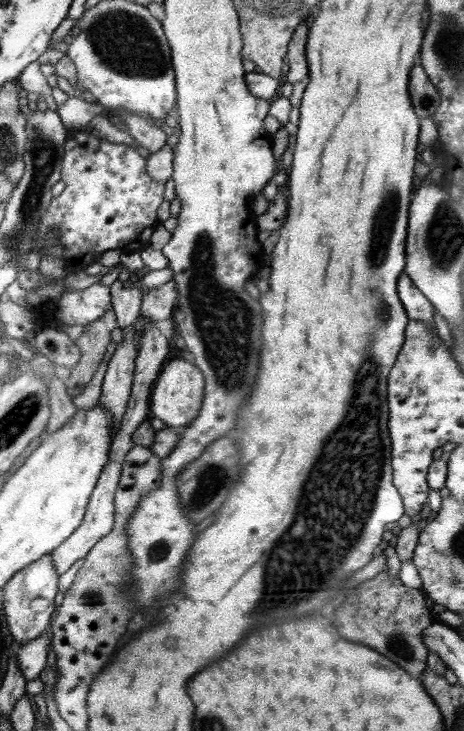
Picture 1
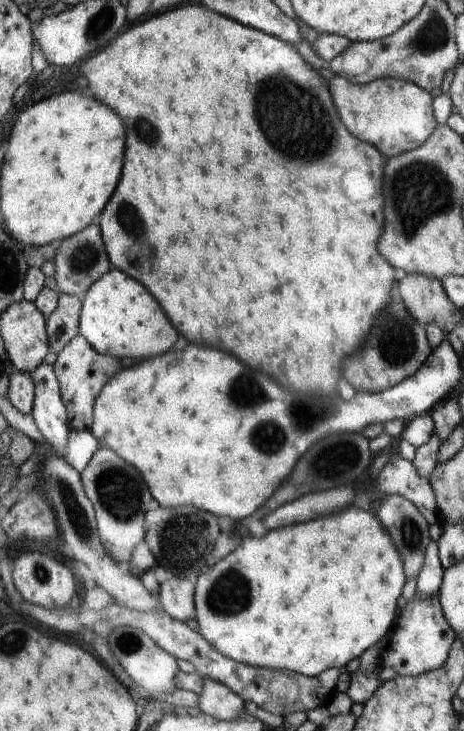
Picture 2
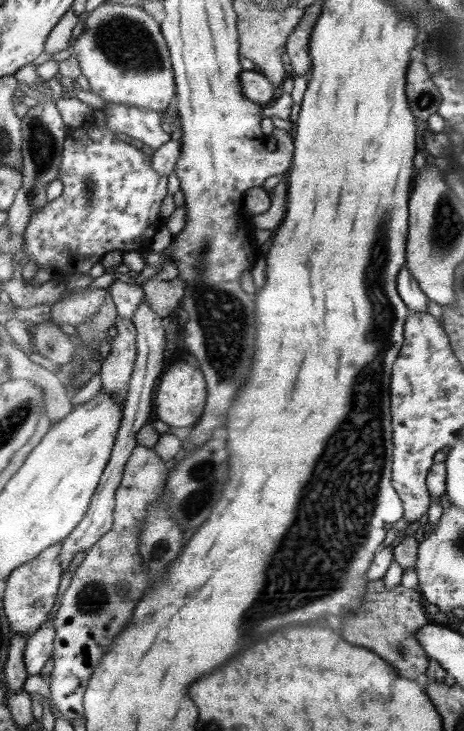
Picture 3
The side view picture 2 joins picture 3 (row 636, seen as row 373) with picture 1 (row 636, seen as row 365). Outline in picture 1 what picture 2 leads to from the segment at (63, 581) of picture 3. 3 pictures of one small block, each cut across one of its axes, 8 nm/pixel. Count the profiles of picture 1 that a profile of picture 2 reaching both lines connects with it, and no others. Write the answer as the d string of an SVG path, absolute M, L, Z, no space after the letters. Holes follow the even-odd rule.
M50 626L42 636L38 636L36 640L30 640L26 644L21 644L16 651L16 662L18 662L18 668L20 668L22 676L26 678L26 682L36 680L46 668L52 635Z

